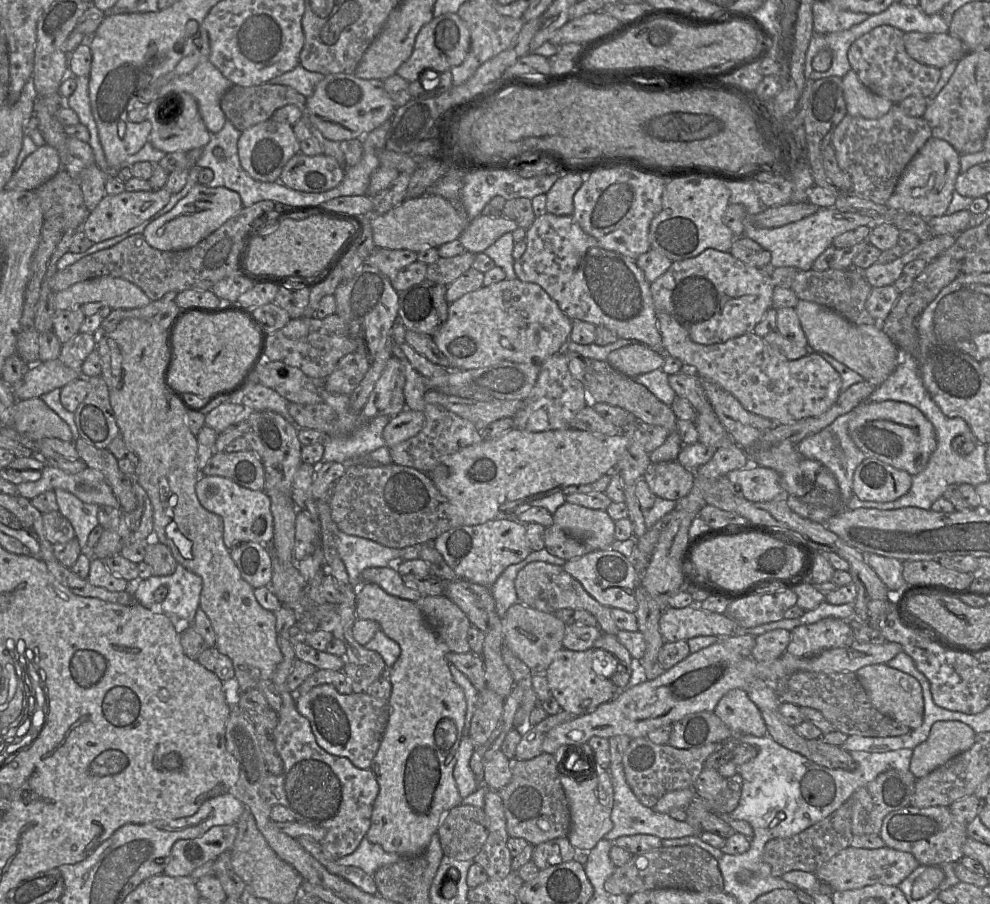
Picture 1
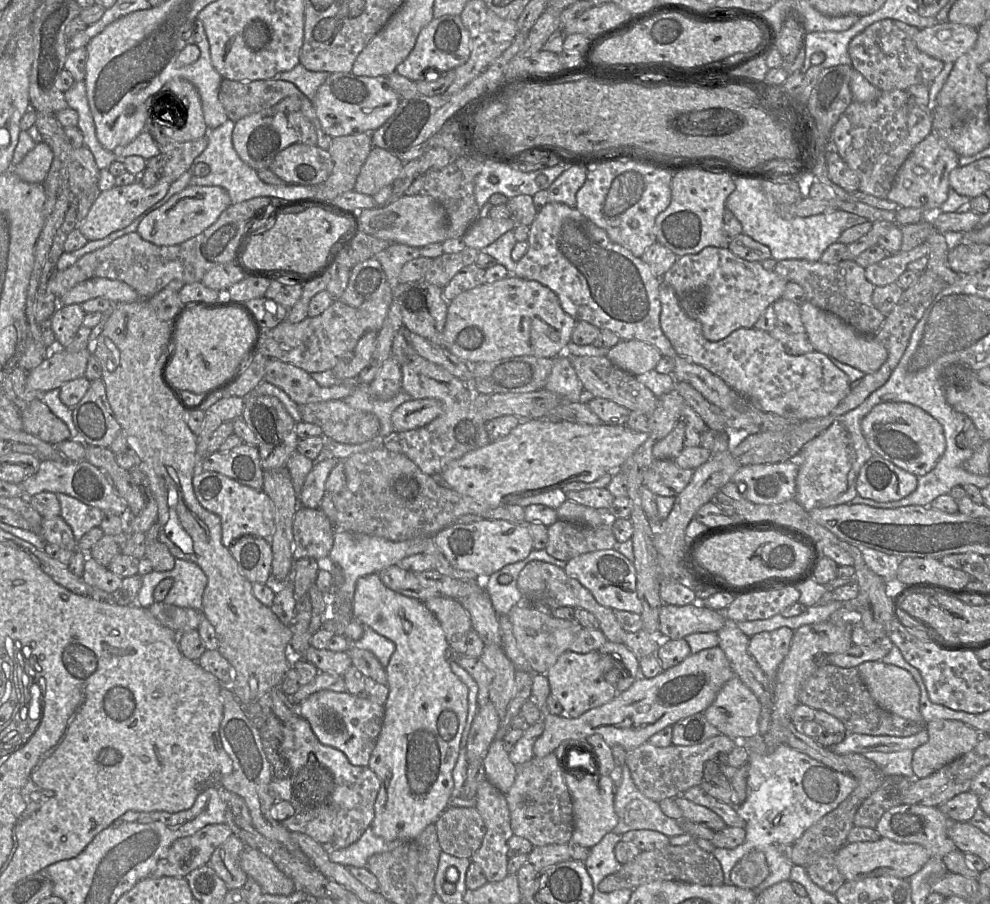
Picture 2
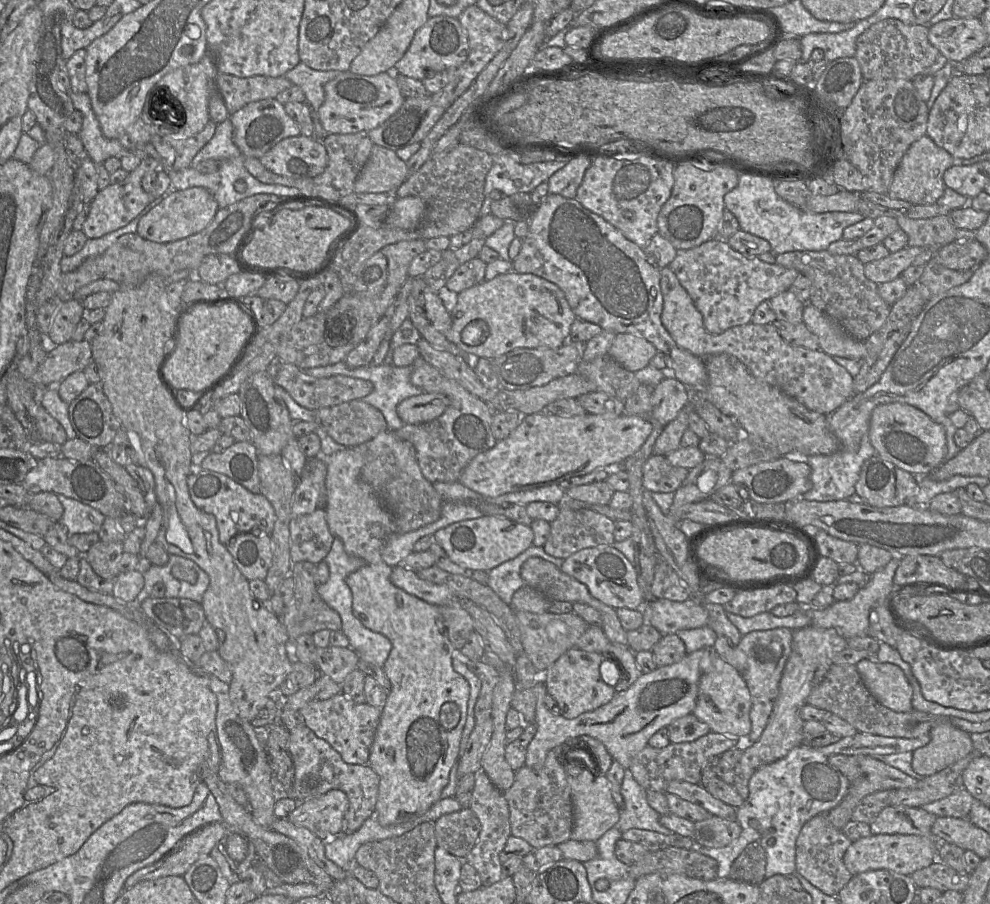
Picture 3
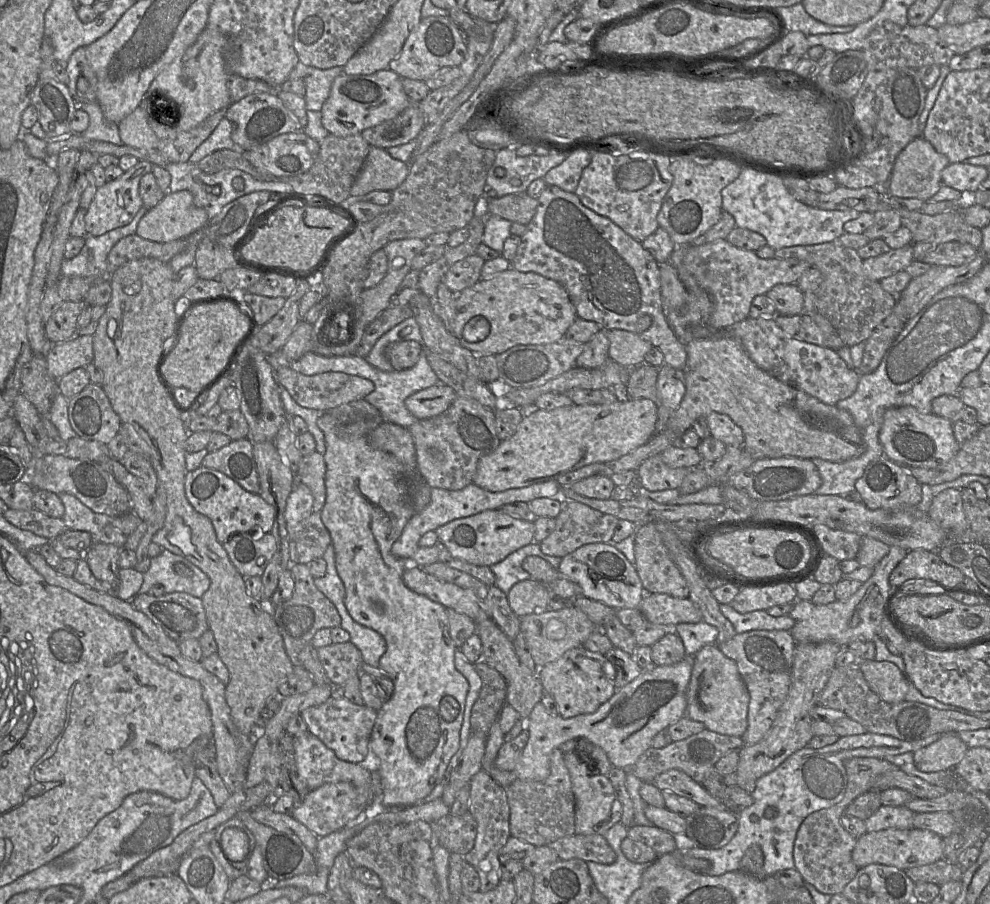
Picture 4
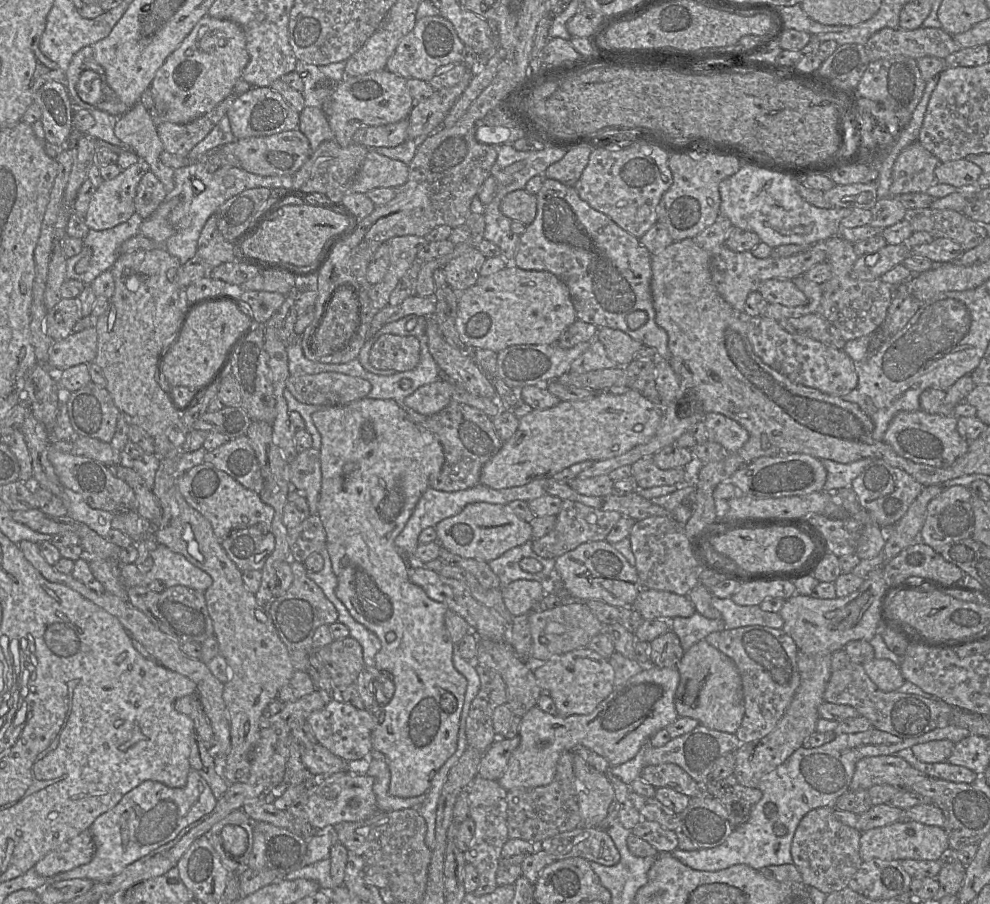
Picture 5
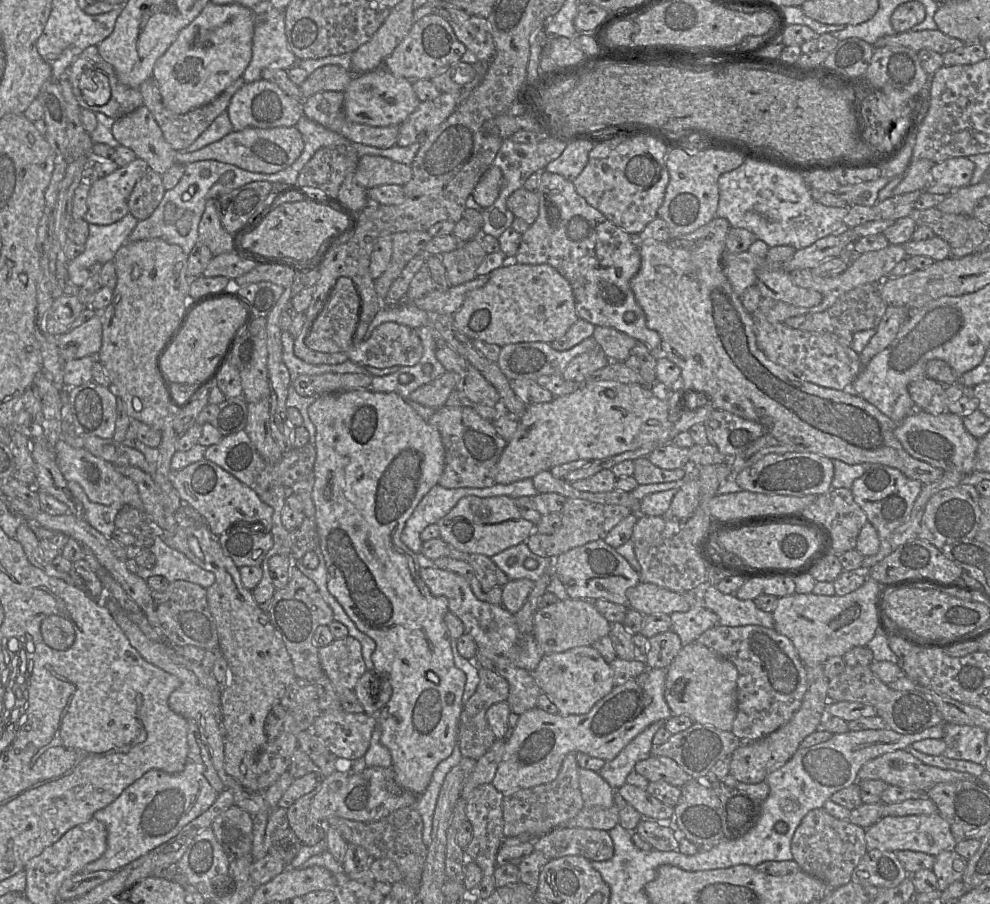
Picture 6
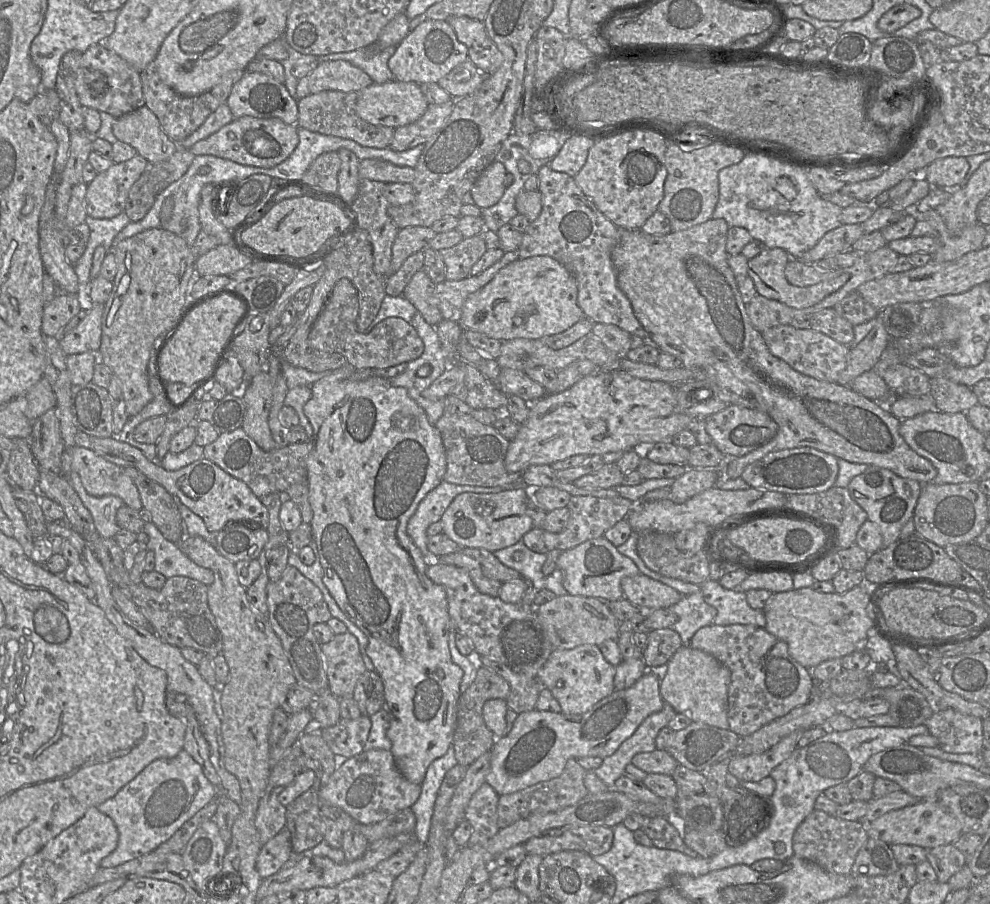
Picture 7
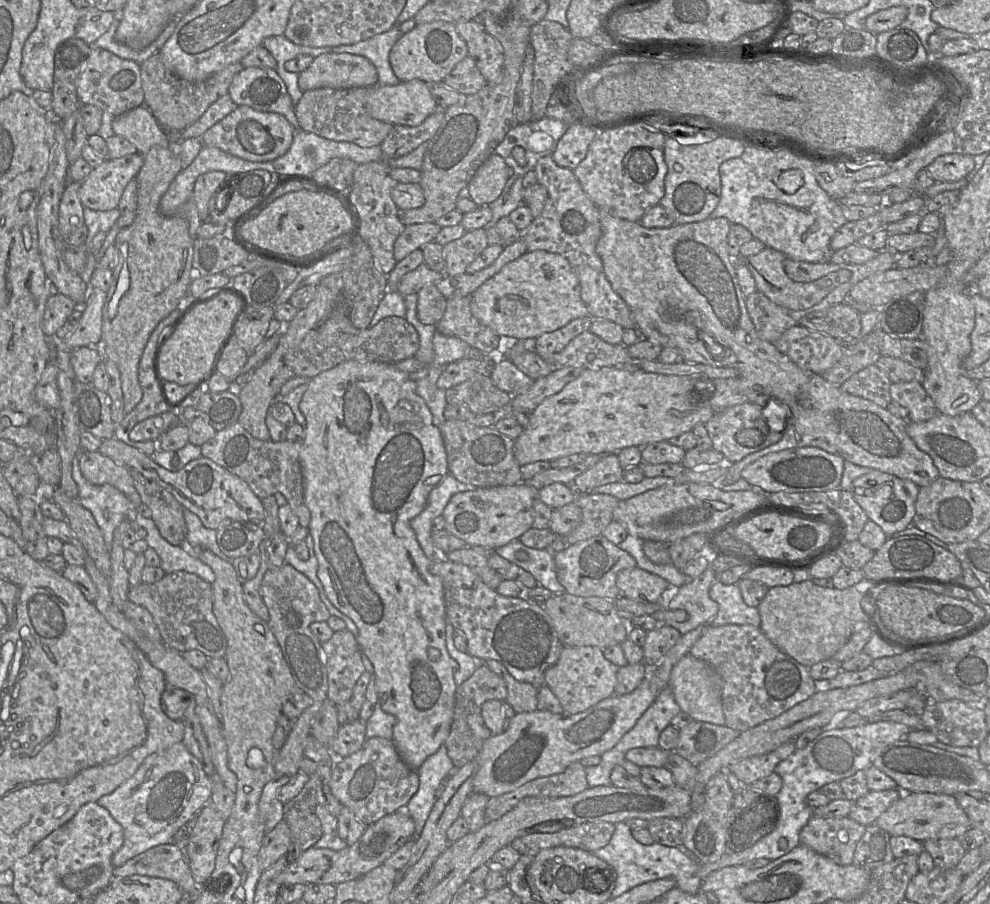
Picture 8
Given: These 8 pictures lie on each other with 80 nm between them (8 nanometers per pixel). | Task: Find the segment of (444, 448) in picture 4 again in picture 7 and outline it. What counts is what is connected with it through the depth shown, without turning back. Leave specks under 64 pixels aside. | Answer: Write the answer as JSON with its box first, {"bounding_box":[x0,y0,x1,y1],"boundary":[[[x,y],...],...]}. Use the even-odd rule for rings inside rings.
{"bounding_box":[435,414,522,487],"boundary":[[[443,414],[435,423],[435,428],[440,432],[445,448],[447,468],[444,480],[457,485],[470,485],[479,487],[510,486],[516,481],[522,482],[521,472],[509,472],[504,461],[510,441],[504,438],[493,426],[485,425],[466,414]]]}

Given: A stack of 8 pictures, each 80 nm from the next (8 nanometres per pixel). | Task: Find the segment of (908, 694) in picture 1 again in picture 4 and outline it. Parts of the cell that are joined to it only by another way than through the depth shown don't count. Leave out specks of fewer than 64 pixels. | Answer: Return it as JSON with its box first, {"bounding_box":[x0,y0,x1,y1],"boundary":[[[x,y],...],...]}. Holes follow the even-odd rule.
{"bounding_box":[860,660,908,703],"boundary":[[[860,660],[860,669],[870,689],[887,703],[905,700],[908,691],[907,678],[889,661]]]}

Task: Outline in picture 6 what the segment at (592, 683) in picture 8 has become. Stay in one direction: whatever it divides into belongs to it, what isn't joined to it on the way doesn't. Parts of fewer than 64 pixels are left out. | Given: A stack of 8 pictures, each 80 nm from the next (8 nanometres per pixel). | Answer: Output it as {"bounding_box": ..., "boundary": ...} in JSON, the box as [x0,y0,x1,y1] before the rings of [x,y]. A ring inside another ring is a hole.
{"bounding_box":[533,646,615,716],"boundary":[[[579,646],[565,652],[544,655],[533,671],[533,677],[562,716],[588,713],[615,687],[610,664],[592,646]]]}

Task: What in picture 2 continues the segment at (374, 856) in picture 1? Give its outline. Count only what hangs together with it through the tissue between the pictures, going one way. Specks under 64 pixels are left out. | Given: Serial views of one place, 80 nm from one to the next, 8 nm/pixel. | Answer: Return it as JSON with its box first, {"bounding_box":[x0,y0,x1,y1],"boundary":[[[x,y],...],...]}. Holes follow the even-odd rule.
{"bounding_box":[328,826,401,868],"boundary":[[[369,826],[362,836],[350,846],[340,850],[329,850],[328,857],[332,862],[344,867],[364,868],[372,855],[389,852],[399,843],[401,842],[388,842],[376,836],[372,827]]]}

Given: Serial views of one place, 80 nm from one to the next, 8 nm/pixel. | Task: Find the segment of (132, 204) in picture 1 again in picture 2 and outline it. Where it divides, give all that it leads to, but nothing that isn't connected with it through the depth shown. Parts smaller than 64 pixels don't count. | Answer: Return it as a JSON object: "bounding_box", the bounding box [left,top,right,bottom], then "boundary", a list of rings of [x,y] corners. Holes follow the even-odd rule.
{"bounding_box":[78,176,171,241],"boundary":[[[164,176],[150,188],[144,187],[139,180],[126,186],[115,186],[110,190],[101,191],[91,206],[86,218],[79,223],[78,229],[88,241],[101,240],[113,232],[129,226],[147,209],[162,200],[167,194],[171,183]]]}

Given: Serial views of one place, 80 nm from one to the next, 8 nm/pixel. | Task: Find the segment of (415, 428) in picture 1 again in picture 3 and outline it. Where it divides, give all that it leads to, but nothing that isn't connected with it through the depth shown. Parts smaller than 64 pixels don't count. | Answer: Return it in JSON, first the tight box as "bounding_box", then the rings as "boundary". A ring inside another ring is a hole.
{"bounding_box":[397,393,449,424],"boundary":[[[422,393],[404,399],[397,406],[397,414],[404,424],[429,422],[444,413],[449,399],[439,393]]]}

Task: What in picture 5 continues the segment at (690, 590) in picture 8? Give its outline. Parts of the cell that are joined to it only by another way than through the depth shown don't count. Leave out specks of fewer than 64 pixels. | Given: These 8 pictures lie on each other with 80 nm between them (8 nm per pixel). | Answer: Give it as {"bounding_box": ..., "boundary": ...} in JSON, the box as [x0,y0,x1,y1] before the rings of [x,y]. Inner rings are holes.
{"bounding_box":[672,611,725,651],"boundary":[[[697,611],[690,617],[675,617],[672,619],[672,631],[679,637],[684,651],[705,639],[710,633],[724,629],[725,624],[722,618],[709,619]]]}

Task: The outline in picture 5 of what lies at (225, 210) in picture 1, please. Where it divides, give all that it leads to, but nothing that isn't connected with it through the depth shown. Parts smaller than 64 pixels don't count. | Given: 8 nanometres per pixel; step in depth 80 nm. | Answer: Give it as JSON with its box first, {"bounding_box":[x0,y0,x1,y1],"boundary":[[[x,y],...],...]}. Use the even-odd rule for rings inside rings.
{"bounding_box":[140,198,179,244],"boundary":[[[179,198],[165,199],[151,216],[142,221],[140,234],[156,243],[165,244],[166,240],[175,233],[169,215],[178,204]]]}

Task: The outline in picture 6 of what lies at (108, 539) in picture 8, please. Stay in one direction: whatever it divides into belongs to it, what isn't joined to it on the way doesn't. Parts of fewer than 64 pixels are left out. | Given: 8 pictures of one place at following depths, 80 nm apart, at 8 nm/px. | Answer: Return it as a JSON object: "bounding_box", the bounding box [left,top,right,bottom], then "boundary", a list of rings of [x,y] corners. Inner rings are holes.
{"bounding_box":[68,481,121,537],"boundary":[[[68,481],[68,487],[73,495],[82,503],[84,508],[84,520],[105,537],[111,537],[116,529],[115,518],[121,504],[102,505],[89,500],[82,487],[74,481]]]}

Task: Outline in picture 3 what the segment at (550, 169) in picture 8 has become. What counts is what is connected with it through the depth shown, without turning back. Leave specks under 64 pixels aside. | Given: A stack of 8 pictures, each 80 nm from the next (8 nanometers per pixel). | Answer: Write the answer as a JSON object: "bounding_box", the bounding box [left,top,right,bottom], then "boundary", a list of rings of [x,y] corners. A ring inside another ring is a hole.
{"bounding_box":[512,194,708,393],"boundary":[[[550,194],[534,208],[528,222],[528,233],[521,239],[518,256],[512,268],[519,274],[534,274],[557,285],[564,293],[576,318],[594,323],[604,331],[628,333],[646,339],[665,355],[668,376],[686,385],[692,393],[703,393],[708,374],[704,359],[680,348],[661,322],[663,297],[660,289],[660,269],[653,265],[644,251],[628,240],[601,216],[584,208],[576,199]]]}

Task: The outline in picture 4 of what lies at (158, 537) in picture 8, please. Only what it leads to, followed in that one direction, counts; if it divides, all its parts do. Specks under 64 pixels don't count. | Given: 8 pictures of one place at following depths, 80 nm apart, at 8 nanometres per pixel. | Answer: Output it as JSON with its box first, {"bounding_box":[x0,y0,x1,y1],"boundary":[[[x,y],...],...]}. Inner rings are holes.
{"bounding_box":[140,549,211,599],"boundary":[[[167,549],[151,559],[150,568],[143,575],[140,594],[148,593],[158,583],[164,586],[165,593],[185,592],[202,599],[211,584],[210,578],[199,567]]]}

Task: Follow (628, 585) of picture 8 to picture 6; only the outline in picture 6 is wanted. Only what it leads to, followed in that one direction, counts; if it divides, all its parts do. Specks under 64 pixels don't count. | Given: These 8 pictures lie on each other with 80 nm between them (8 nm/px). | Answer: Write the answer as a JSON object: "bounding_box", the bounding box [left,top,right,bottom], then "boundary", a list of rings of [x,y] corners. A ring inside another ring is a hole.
{"bounding_box":[626,582,691,616],"boundary":[[[639,582],[626,592],[628,606],[644,616],[656,613],[670,615],[673,612],[686,612],[691,601],[682,593],[677,593],[656,584]]]}

